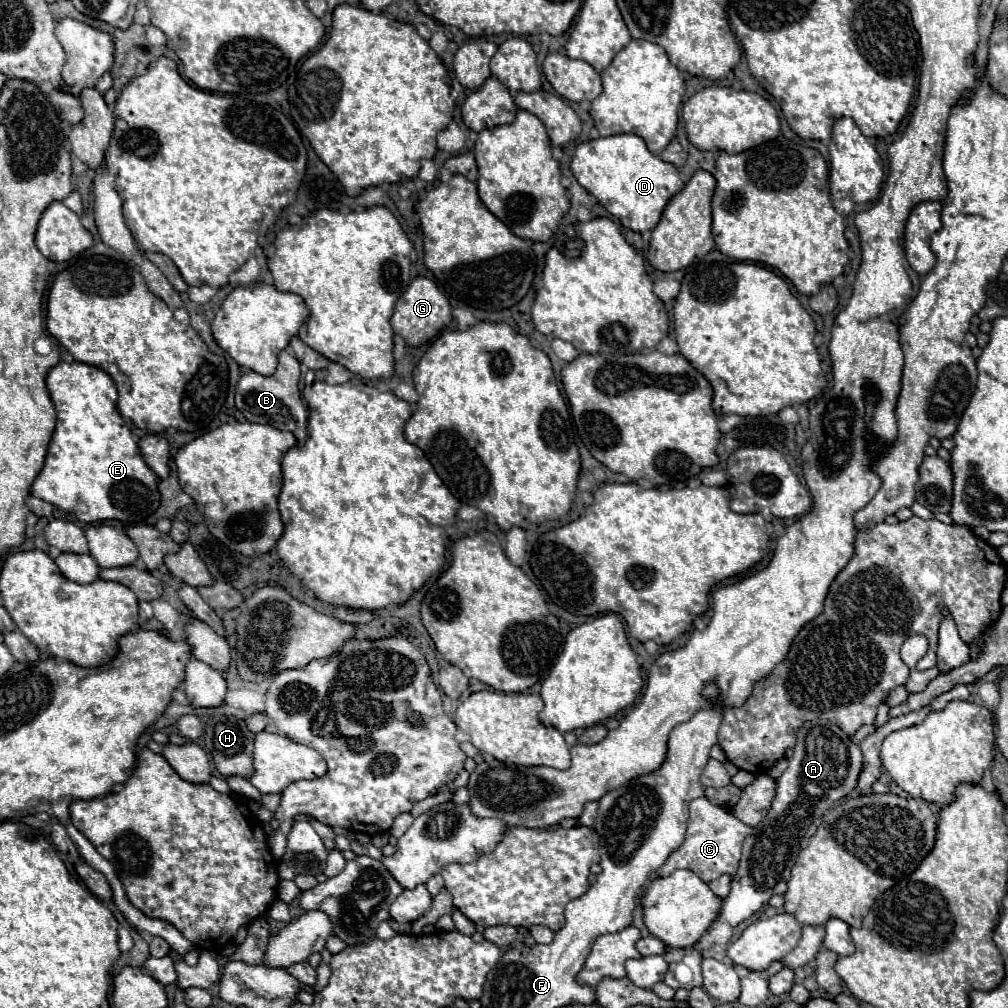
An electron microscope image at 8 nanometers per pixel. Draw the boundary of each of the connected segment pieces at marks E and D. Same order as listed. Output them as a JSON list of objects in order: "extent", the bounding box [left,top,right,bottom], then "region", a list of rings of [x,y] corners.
[{"extent":[31,362,159,524],"region":[[[59,362],[47,374],[47,390],[57,410],[57,426],[47,450],[45,466],[35,478],[31,494],[37,494],[37,498],[75,514],[81,522],[121,520],[127,524],[139,524],[143,518],[155,512],[159,506],[157,476],[143,462],[127,422],[117,412],[117,390],[109,374],[83,362]]]},{"extent":[571,134,685,232],"region":[[[637,134],[607,136],[579,144],[571,160],[571,172],[577,182],[593,194],[603,208],[607,208],[611,216],[633,232],[653,230],[659,224],[669,200],[685,186],[679,170],[651,154]]]}]

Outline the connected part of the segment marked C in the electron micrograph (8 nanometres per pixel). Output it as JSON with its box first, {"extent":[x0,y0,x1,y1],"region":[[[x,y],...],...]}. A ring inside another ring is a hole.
{"extent":[657,796,753,882],"region":[[[705,796],[693,800],[689,804],[689,828],[685,842],[679,850],[675,850],[667,862],[657,870],[657,876],[669,876],[677,868],[687,868],[695,872],[703,882],[713,882],[723,874],[729,874],[731,878],[737,874],[739,858],[741,858],[741,842],[753,832],[751,826],[737,820],[727,808],[711,804]]]}

